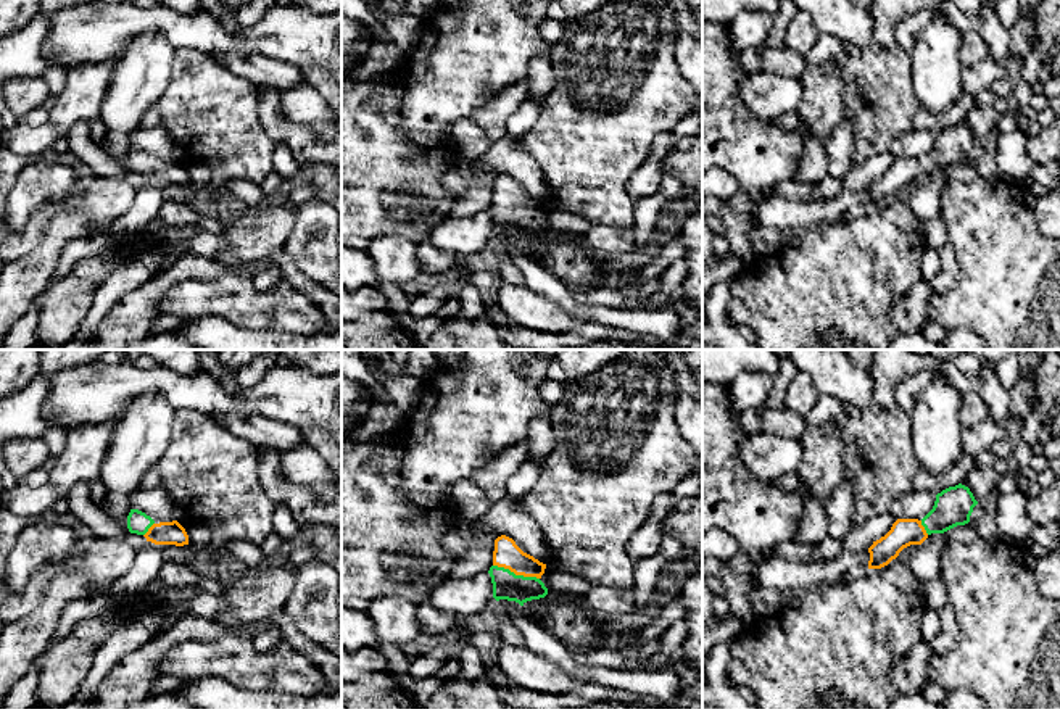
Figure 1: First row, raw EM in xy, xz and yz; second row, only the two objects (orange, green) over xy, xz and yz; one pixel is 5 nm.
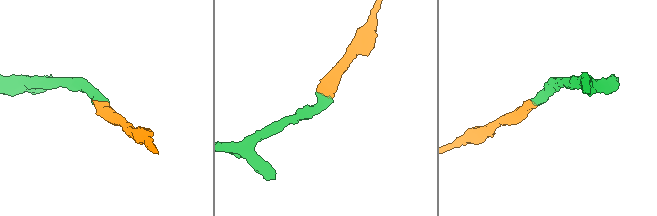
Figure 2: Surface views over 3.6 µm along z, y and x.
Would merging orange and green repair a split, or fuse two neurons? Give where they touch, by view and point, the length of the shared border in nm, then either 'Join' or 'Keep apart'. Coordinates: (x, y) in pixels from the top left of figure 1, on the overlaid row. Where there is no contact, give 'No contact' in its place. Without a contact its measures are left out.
Touches orange at xz (516, 574). Shared border 240 nm. Join

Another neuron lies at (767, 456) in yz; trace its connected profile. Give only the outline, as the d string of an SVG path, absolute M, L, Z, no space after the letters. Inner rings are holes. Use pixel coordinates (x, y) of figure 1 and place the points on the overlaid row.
M759 432L743 437L739 459L749 474L775 482L789 472L797 472L802 446L799 440Z

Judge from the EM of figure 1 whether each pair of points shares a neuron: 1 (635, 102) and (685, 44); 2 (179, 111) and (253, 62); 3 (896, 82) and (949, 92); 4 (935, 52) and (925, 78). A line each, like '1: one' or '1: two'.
1: two
2: two
3: two
4: one

